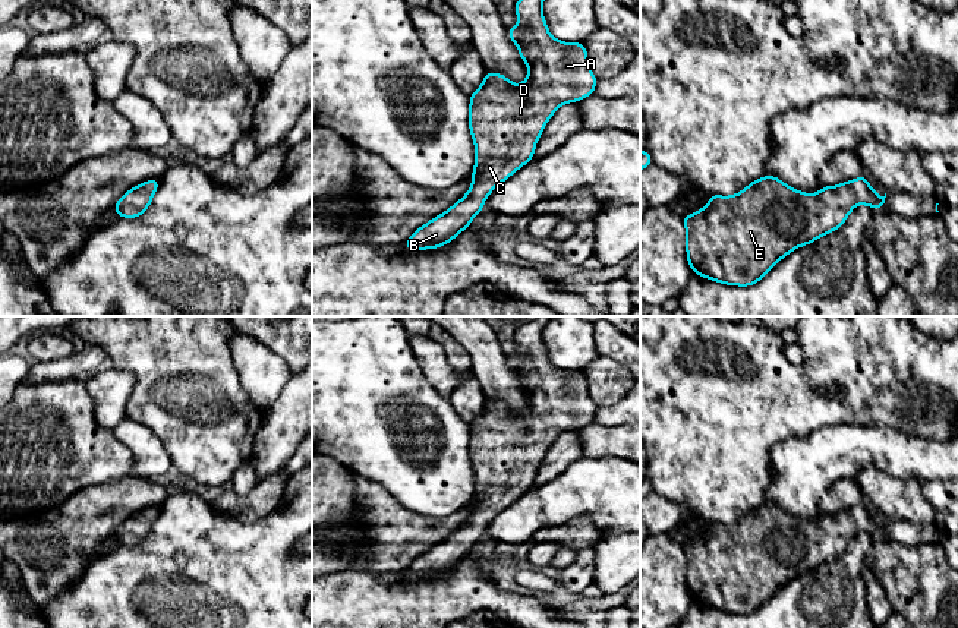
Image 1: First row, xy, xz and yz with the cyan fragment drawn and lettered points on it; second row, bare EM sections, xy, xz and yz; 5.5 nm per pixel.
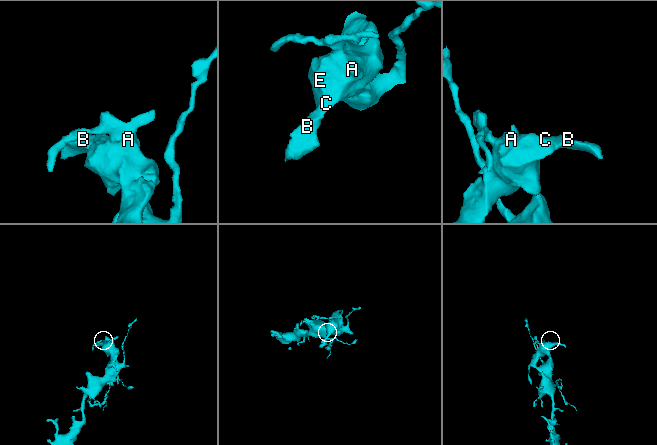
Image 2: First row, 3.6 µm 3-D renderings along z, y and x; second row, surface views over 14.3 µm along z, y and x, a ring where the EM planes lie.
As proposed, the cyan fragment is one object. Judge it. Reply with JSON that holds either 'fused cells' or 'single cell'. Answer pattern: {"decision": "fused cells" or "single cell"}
{"decision": "single cell"}

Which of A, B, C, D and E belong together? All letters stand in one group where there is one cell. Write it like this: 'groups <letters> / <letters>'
groups A B C D E

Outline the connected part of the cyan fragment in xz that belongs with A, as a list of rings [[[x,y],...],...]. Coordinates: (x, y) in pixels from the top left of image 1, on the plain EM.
[[[532,316],[516,329],[519,353],[507,356],[507,360],[527,392],[529,403],[521,413],[516,413],[505,403],[486,398],[482,413],[469,425],[469,457],[475,471],[472,514],[451,536],[420,553],[404,569],[412,580],[445,574],[469,556],[473,545],[483,539],[491,520],[533,486],[538,467],[555,438],[593,423],[598,405],[589,395],[584,372],[562,370],[549,362],[542,340],[548,321],[549,316]]]

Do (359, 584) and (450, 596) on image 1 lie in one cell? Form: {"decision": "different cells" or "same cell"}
{"decision": "same cell"}

